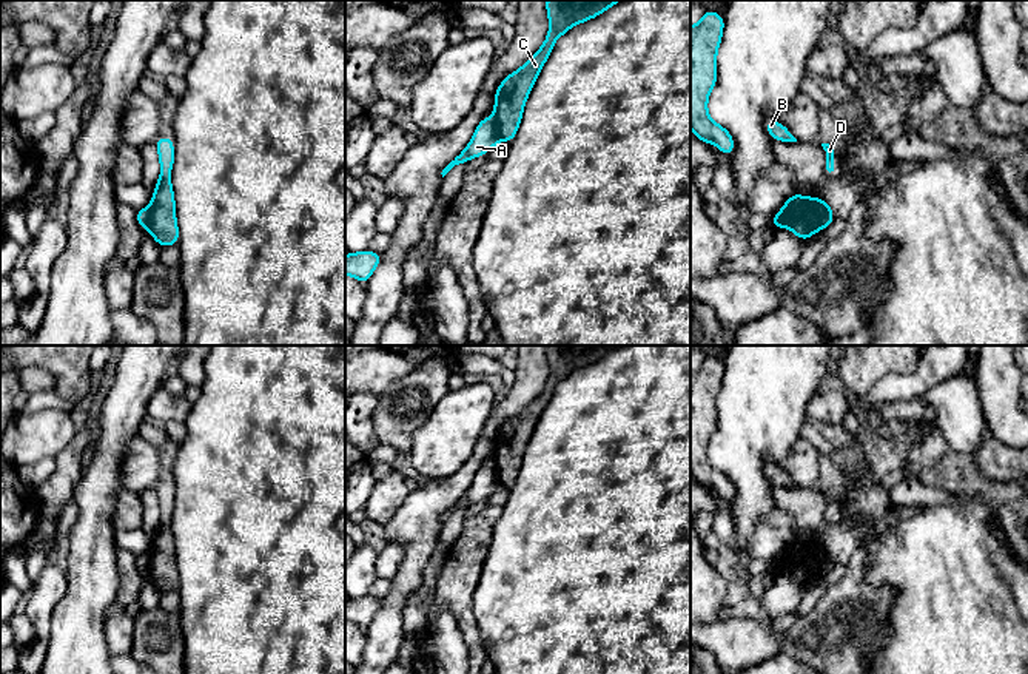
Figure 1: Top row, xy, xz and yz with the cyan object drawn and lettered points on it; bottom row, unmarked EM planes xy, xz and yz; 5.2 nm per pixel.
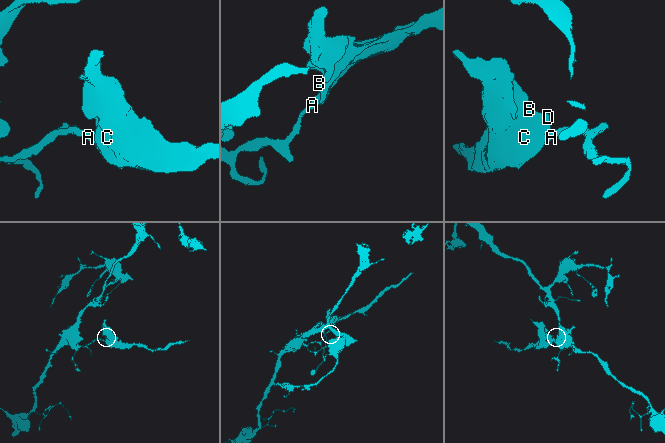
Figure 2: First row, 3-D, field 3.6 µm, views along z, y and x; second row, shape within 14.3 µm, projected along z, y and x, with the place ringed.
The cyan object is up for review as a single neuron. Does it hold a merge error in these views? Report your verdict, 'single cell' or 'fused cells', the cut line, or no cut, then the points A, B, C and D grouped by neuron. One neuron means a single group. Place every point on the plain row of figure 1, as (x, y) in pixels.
fused cells; cut yz (819, 545), (819, 571), (822, 574); groups A / B C D

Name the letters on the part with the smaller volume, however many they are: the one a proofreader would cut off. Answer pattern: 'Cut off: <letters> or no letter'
Cut off: B, C, D

